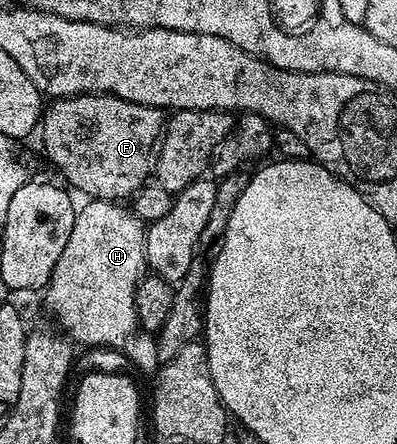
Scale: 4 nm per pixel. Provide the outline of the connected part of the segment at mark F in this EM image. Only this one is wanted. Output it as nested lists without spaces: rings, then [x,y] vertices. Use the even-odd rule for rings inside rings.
[[[68,94],[56,99],[52,104],[55,105],[51,109],[49,107],[46,109],[41,120],[43,148],[47,151],[48,158],[67,175],[66,183],[72,189],[80,188],[85,194],[84,197],[87,198],[98,197],[100,200],[123,202],[126,201],[126,196],[127,199],[134,197],[135,193],[148,183],[153,172],[153,153],[156,151],[165,127],[164,109],[129,102],[119,96],[106,94]],[[71,116],[95,116],[95,141],[91,144],[91,153],[81,157],[80,160],[71,153]]]

